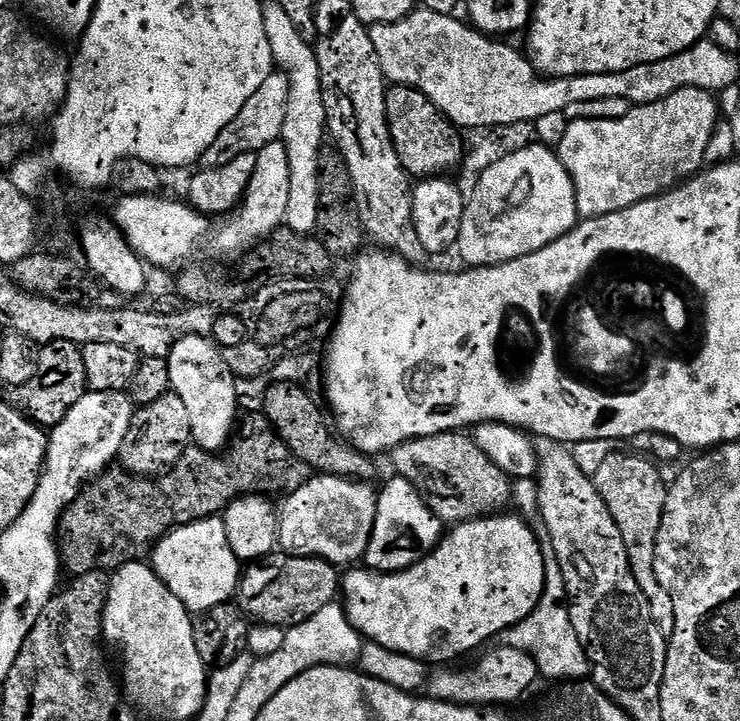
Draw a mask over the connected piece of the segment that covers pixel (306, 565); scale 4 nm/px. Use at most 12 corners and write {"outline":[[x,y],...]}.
{"outline":[[273,554],[243,569],[249,621],[287,630],[337,599],[319,556]]}

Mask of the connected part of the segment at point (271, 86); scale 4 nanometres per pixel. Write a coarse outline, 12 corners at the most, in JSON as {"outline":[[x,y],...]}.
{"outline":[[273,70],[214,138],[203,167],[277,143],[287,76]]}

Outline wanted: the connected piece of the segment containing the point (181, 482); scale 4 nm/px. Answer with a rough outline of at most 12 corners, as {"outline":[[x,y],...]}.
{"outline":[[263,411],[223,455],[101,472],[60,515],[73,577],[143,561],[175,528],[314,469]]}

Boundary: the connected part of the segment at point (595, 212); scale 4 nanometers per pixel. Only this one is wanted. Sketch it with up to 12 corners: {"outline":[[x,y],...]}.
{"outline":[[680,88],[571,121],[558,155],[580,216],[701,171],[717,97]]}

